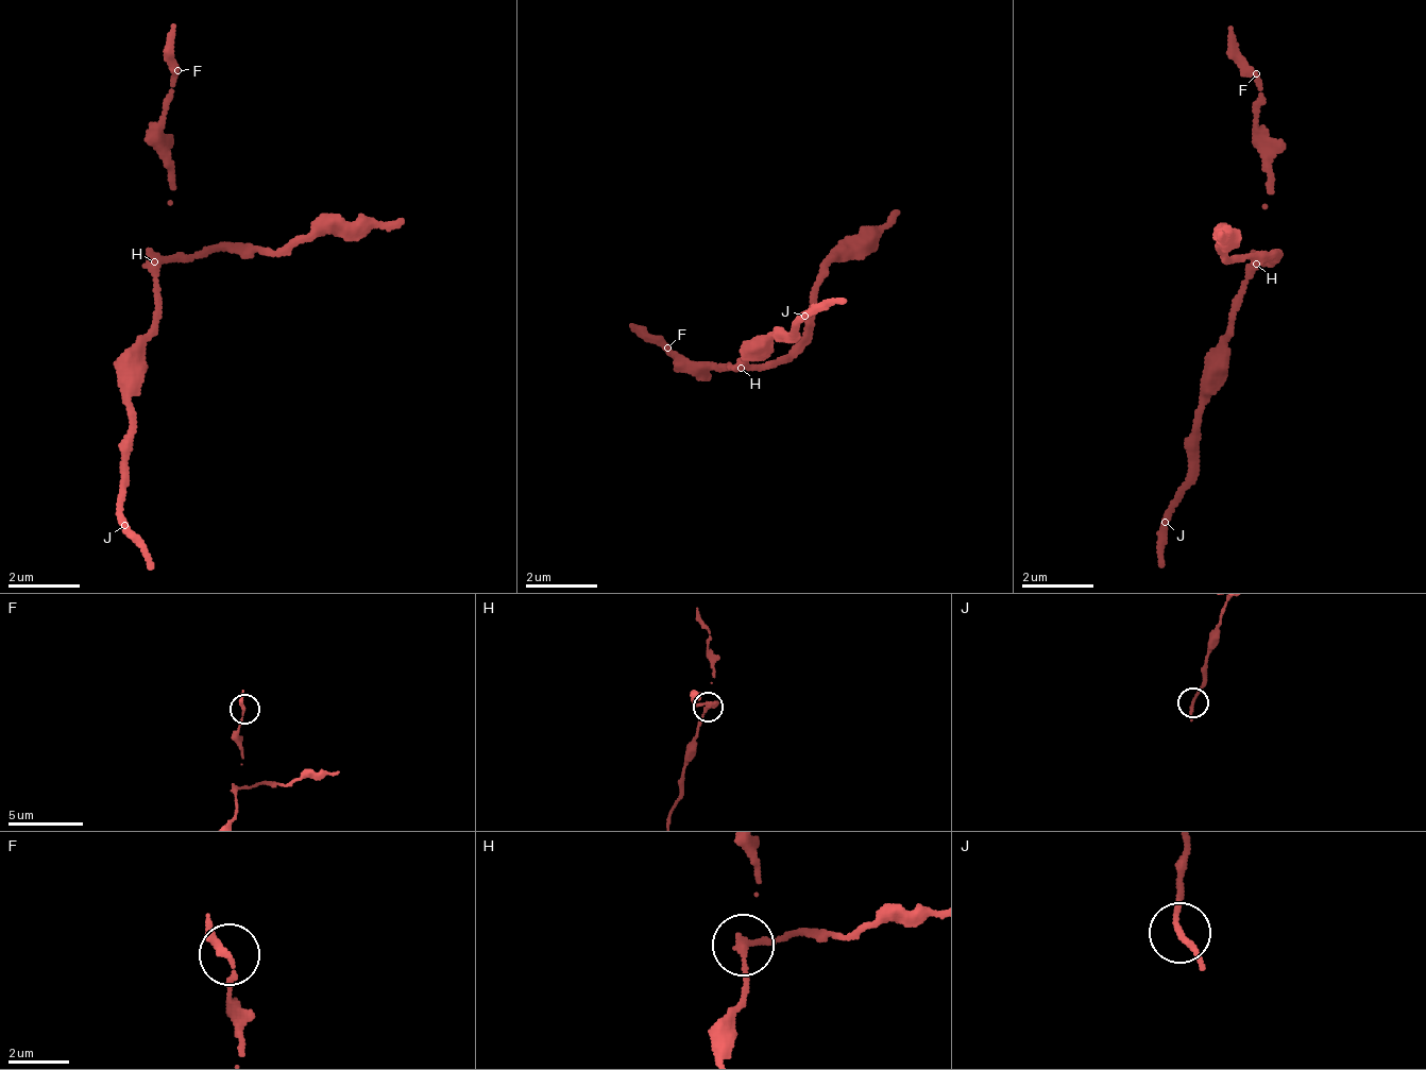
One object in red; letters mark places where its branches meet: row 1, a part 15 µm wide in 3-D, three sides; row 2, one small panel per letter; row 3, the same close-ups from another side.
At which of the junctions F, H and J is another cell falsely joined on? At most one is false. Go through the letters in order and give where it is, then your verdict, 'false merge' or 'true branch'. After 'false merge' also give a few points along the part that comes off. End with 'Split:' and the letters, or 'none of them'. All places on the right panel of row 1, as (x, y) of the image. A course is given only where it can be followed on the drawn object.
F: at (1256, 73); true branch
H: at (1256, 264); false merge; foreign part runs (1255, 261), (1227, 258), (1241, 244), (1223, 228)
J: at (1165, 522); true branch
Split: H

